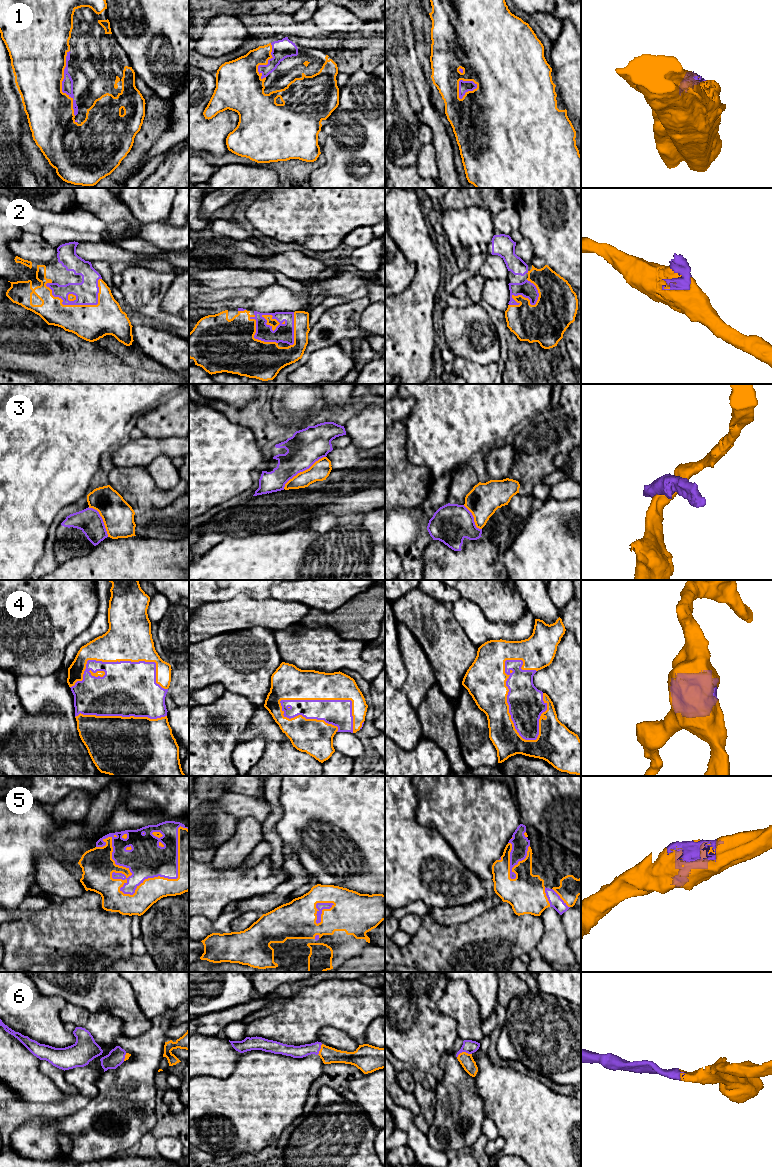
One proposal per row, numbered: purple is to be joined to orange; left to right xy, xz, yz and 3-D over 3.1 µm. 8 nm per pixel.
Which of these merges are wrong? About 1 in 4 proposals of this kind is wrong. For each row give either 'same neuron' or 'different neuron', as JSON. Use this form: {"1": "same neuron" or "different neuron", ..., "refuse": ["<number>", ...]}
{"1": "same neuron", "2": "same neuron", "3": "different neuron", "4": "same neuron", "5": "same neuron", "6": "same neuron", "refuse": ["3"]}

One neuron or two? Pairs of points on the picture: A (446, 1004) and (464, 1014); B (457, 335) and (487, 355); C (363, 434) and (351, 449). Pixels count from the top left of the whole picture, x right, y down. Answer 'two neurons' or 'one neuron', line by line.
A: one neuron
B: one neuron
C: two neurons

